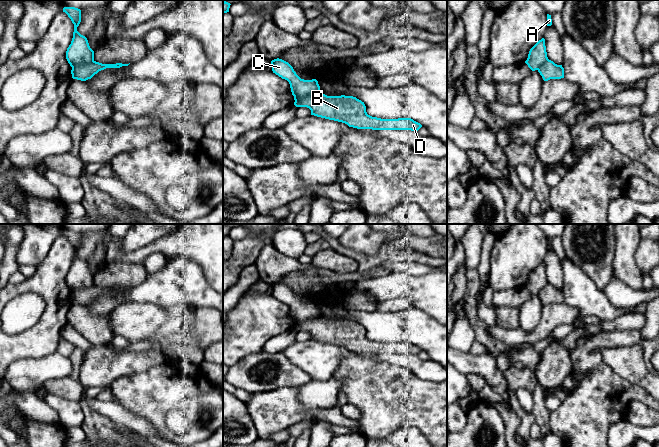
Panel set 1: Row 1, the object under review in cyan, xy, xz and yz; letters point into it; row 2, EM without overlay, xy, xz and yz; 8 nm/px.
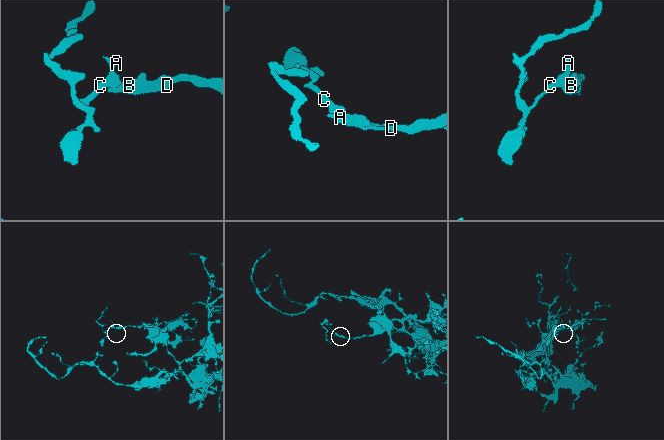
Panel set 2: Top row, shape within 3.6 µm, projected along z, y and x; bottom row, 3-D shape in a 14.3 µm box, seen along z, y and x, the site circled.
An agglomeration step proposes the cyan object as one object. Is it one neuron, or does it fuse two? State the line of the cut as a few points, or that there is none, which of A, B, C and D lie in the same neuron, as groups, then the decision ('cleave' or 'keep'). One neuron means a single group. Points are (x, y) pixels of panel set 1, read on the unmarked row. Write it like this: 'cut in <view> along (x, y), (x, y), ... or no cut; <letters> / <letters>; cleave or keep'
cut in xz along (320, 316), (314, 319), (303, 320), (295, 325); A C / B D; cleave

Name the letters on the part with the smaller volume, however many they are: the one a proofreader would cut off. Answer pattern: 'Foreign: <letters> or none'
Foreign: A, C

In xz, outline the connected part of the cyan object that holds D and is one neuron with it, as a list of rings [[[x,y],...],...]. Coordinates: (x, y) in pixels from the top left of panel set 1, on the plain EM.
[[[320,316],[296,324],[294,329],[309,332],[311,339],[342,346],[357,353],[418,355],[422,351],[411,342],[372,341],[367,338],[364,326],[353,320],[327,320]]]

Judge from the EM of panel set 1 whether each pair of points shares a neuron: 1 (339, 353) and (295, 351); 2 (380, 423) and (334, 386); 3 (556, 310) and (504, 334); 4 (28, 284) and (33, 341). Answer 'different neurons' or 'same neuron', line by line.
1: same neuron
2: different neurons
3: same neuron
4: same neuron

